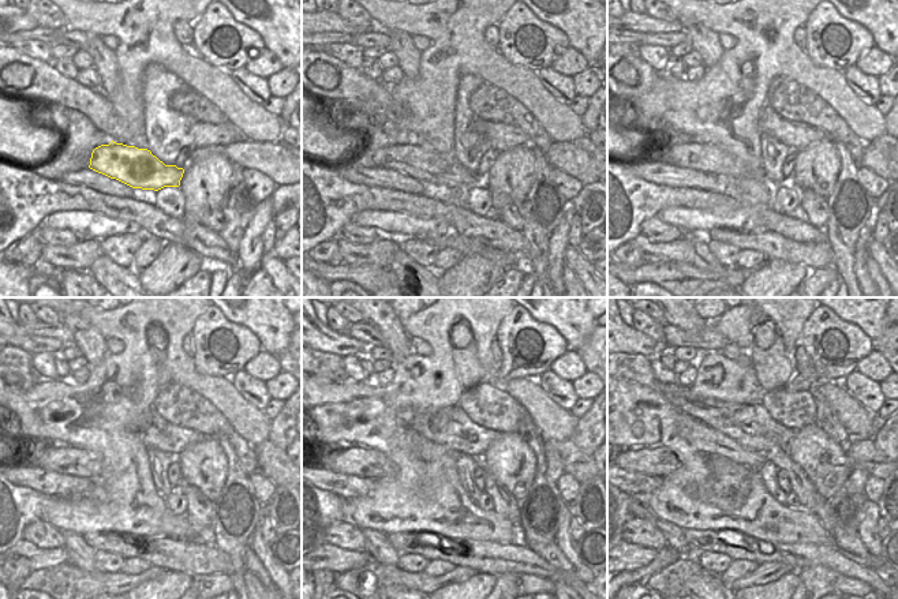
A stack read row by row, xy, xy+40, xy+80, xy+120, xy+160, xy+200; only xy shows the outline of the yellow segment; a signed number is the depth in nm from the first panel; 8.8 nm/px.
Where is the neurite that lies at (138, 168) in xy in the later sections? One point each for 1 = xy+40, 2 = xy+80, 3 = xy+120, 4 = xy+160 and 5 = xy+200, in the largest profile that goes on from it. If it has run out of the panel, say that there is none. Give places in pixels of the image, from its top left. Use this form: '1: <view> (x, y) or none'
1: xy+40 (414, 160)
2: xy+80 (710, 158)
3: xy+120 (68, 460)
4: xy+160 (355, 460)
5: xy+200 (661, 461)

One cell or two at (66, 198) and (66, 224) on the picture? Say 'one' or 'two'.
two

